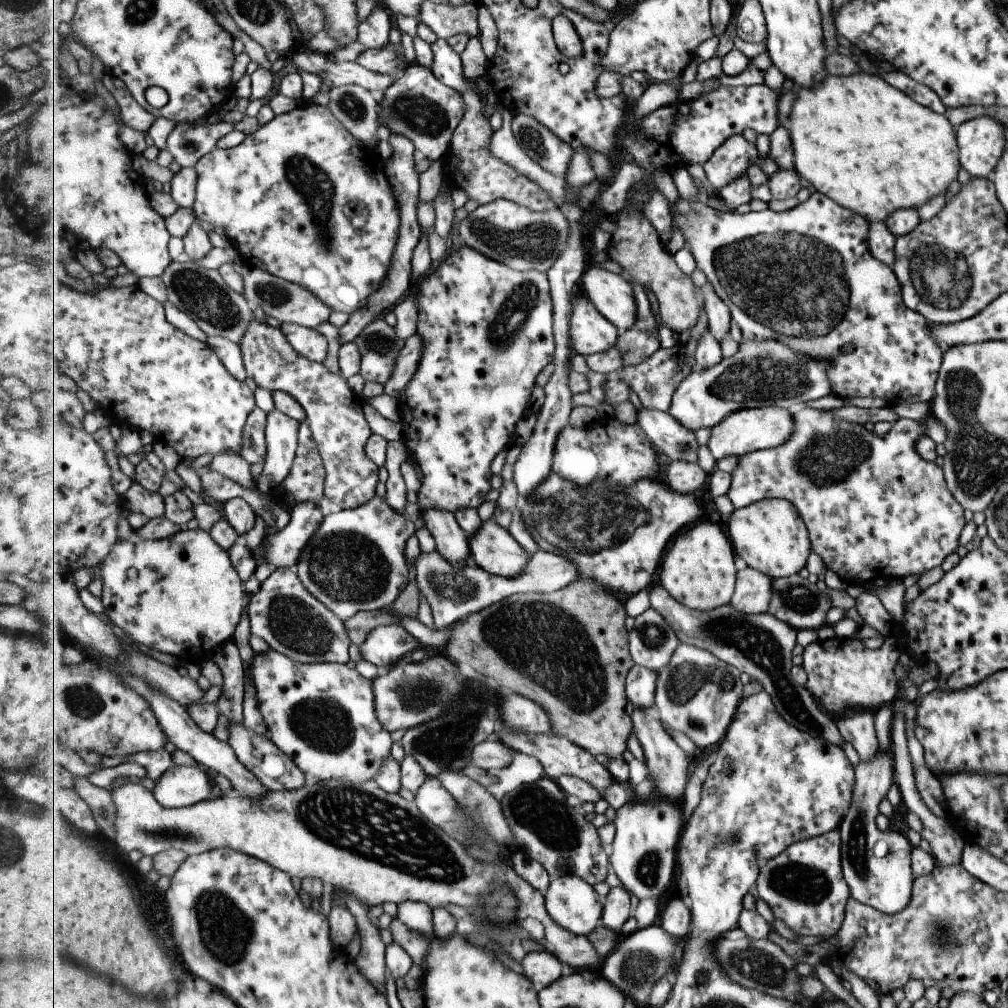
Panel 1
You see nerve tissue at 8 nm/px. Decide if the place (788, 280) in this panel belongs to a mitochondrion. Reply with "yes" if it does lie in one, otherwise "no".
yes

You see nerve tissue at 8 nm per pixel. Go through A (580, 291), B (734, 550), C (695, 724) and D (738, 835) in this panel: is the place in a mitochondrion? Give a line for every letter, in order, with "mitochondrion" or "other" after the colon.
A: other
B: other
C: mitochondrion
D: mitochondrion

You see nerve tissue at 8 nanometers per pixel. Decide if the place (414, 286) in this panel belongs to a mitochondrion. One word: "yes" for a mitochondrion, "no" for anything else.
no

